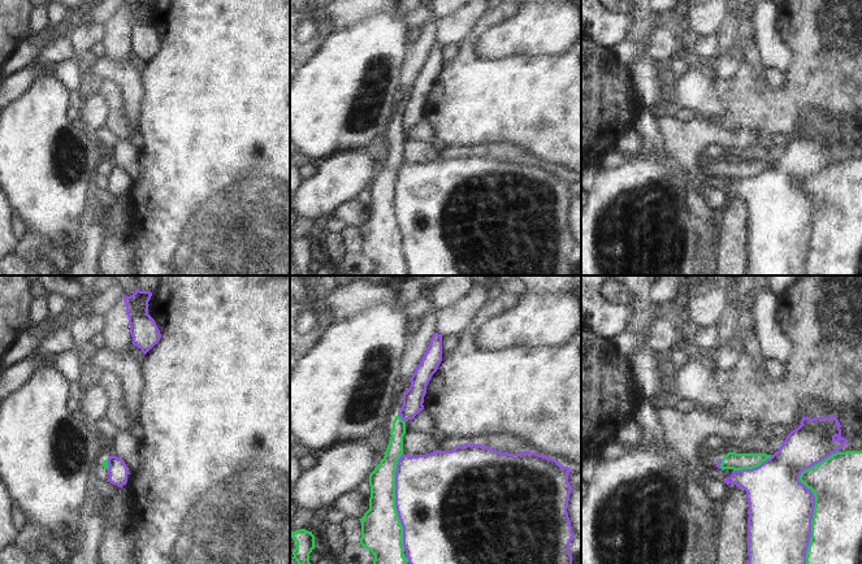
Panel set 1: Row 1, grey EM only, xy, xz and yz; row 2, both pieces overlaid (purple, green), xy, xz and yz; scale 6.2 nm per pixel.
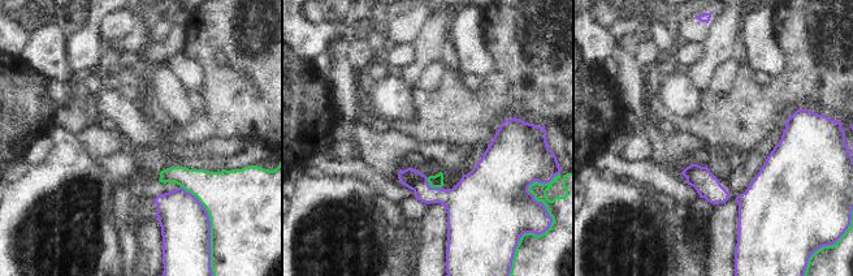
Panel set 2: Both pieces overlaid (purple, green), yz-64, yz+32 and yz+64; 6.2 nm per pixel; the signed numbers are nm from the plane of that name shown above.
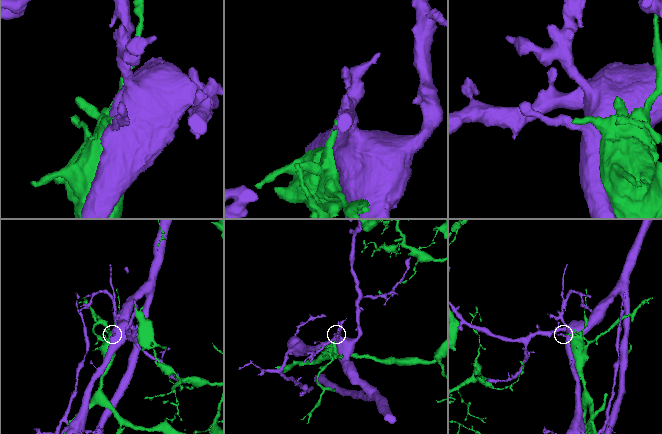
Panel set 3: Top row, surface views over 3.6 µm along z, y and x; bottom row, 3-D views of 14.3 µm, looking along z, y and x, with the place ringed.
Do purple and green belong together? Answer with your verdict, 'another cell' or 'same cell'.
another cell

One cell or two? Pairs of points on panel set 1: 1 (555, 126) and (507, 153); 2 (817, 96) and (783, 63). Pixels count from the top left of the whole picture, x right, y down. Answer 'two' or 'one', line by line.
1: two
2: two

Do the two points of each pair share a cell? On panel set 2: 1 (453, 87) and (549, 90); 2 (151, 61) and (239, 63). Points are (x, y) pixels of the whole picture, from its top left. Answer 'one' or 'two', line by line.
1: one
2: two

